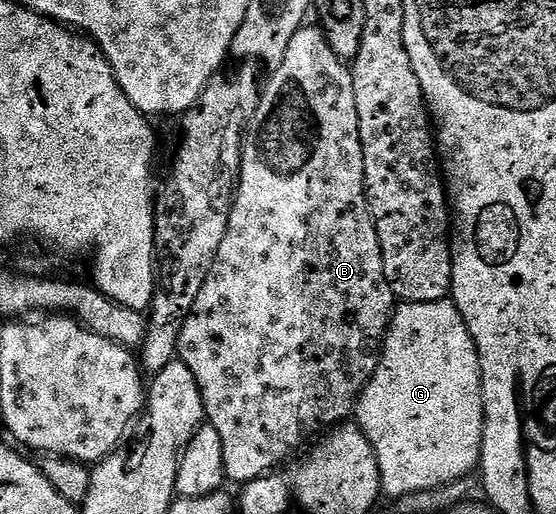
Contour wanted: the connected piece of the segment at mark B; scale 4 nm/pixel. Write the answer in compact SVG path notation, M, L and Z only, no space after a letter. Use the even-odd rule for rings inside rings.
M305 25L298 29L298 33L294 33L294 37L290 37L290 46L286 49L286 57L282 61L282 65L274 68L269 75L272 76L269 79L267 76L266 82L263 84L260 92L258 109L252 112L252 118L248 120L244 133L244 148L242 148L242 157L240 158L240 181L236 184L236 200L232 203L232 212L230 213L230 221L226 229L226 237L222 237L222 245L218 245L218 253L216 254L212 271L208 274L206 281L202 285L202 293L198 293L198 297L194 301L192 311L188 314L188 320L184 323L180 340L176 346L178 357L184 362L186 369L190 369L190 373L194 375L194 381L198 383L198 389L202 393L204 418L207 426L218 429L218 437L222 437L222 461L224 462L225 476L231 482L233 479L237 485L249 483L255 479L260 479L266 474L275 472L279 468L276 466L279 463L286 462L311 435L317 434L316 436L319 436L321 433L327 432L329 429L353 418L356 410L356 401L360 398L360 394L364 391L364 386L370 381L370 377L376 372L376 367L380 364L379 354L382 350L382 340L384 334L388 332L388 325L392 321L394 310L394 296L390 289L390 281L386 281L378 233L376 232L376 226L368 208L368 197L364 194L364 154L362 153L362 141L360 140L360 130L358 129L358 109L354 105L354 81L352 80L349 64L345 60L338 58L334 53L334 49L330 49L323 30L319 26L313 25L311 27L311 25Z

